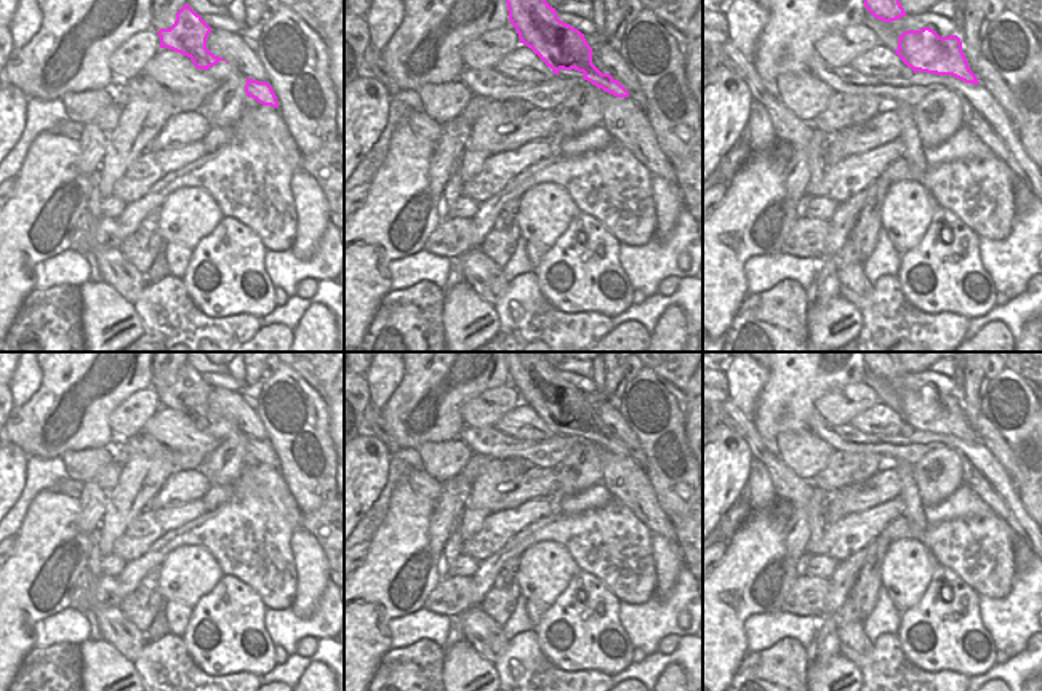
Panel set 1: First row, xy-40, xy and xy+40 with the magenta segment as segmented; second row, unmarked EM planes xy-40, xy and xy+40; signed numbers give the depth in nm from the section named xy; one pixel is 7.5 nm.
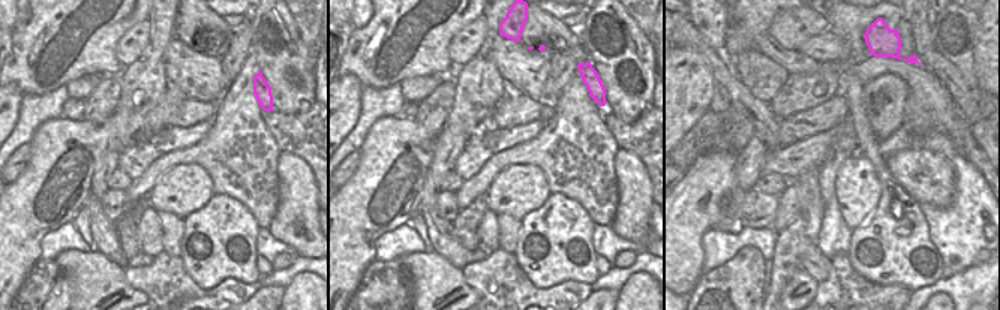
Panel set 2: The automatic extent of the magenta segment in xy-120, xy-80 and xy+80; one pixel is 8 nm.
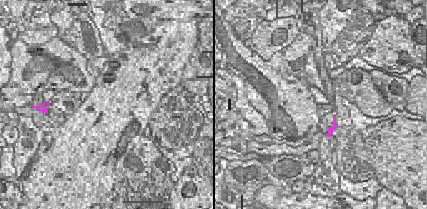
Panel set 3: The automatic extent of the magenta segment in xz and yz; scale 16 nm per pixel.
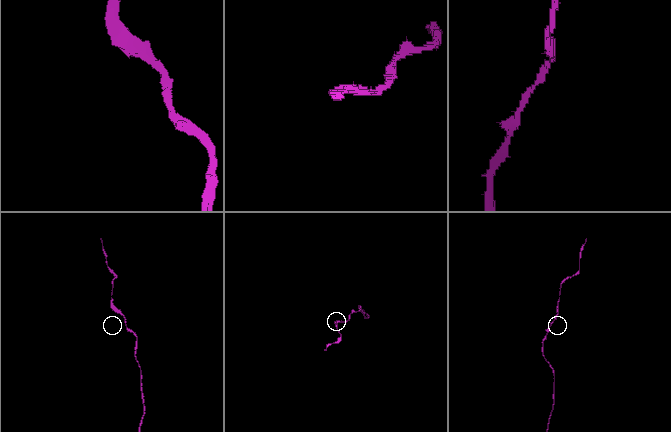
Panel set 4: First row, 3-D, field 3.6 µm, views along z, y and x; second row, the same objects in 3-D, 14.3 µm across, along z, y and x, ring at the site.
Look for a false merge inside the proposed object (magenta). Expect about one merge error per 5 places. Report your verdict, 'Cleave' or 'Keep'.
Keep.

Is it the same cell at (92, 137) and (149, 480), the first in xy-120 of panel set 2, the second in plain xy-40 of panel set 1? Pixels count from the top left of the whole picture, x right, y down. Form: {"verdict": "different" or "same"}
{"verdict": "different"}

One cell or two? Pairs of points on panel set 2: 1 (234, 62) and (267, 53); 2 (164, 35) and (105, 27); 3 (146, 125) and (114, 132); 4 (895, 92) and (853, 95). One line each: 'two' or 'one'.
1: two
2: two
3: one
4: two

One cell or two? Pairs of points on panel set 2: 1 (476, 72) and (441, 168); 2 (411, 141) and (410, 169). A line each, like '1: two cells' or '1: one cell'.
1: one cell
2: one cell

